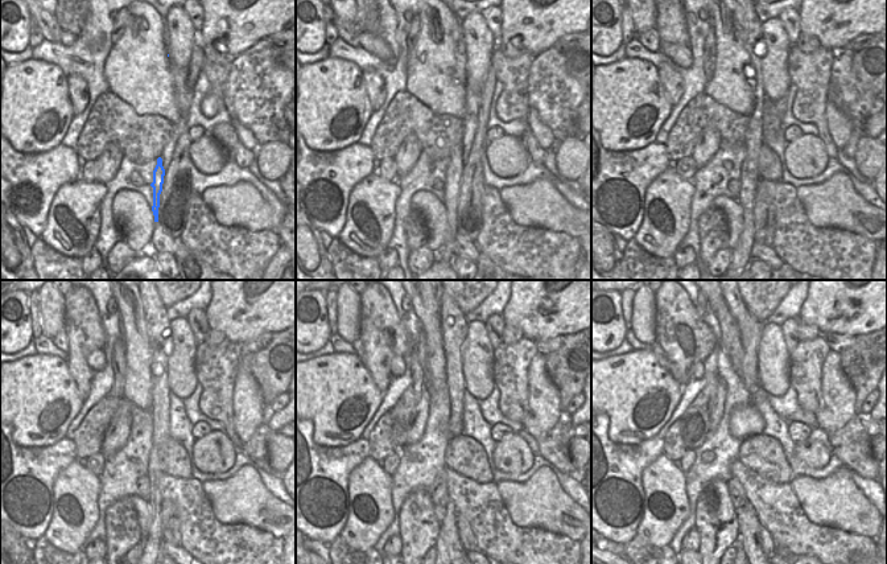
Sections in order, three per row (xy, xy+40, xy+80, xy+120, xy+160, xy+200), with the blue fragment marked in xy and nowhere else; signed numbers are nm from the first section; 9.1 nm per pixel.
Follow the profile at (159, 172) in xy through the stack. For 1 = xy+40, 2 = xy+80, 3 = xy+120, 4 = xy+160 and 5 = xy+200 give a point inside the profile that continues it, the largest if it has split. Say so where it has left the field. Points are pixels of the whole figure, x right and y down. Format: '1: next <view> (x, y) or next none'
1: next xy+40 (453, 173)
2: next xy+80 (750, 32)
3: next xy+120 (159, 326)
4: next xy+160 (454, 325)
5: next xy+200 (750, 329)

